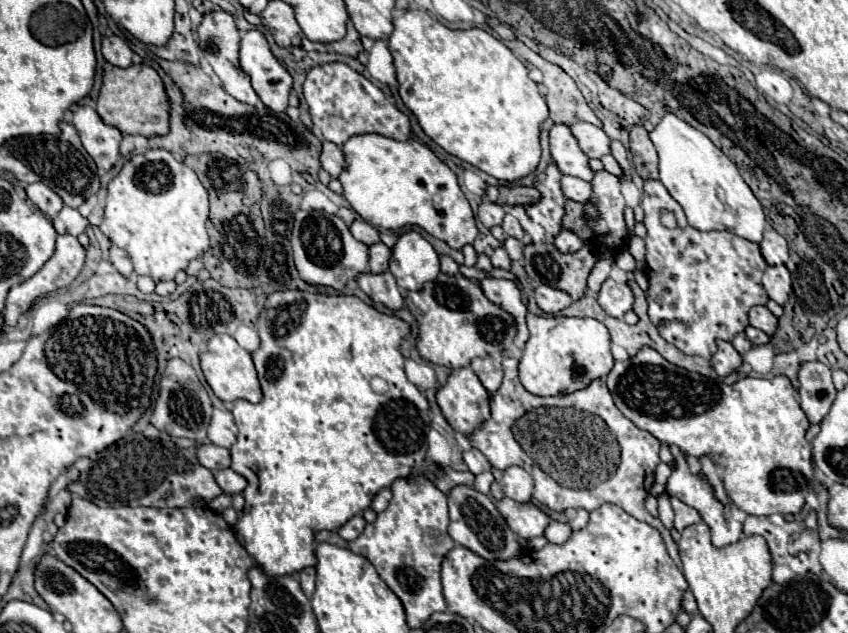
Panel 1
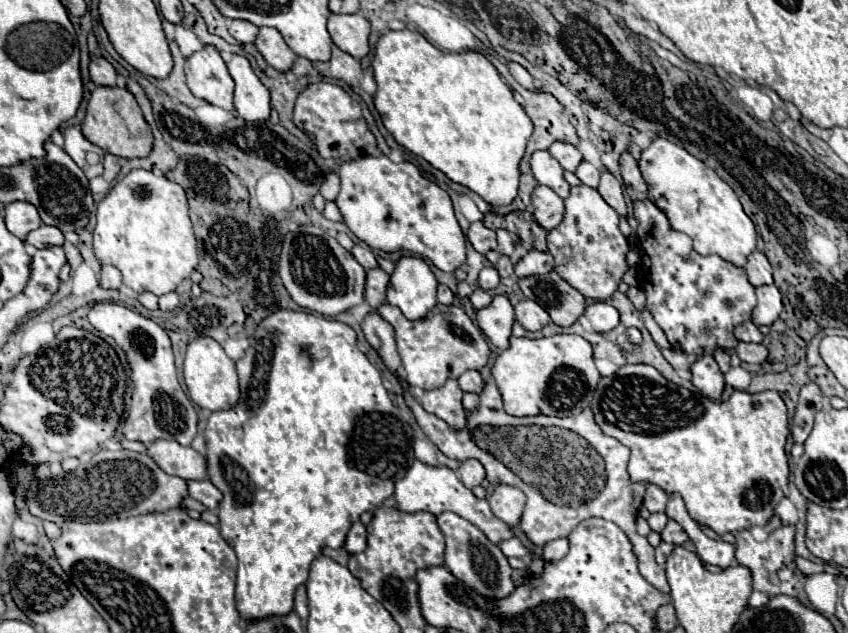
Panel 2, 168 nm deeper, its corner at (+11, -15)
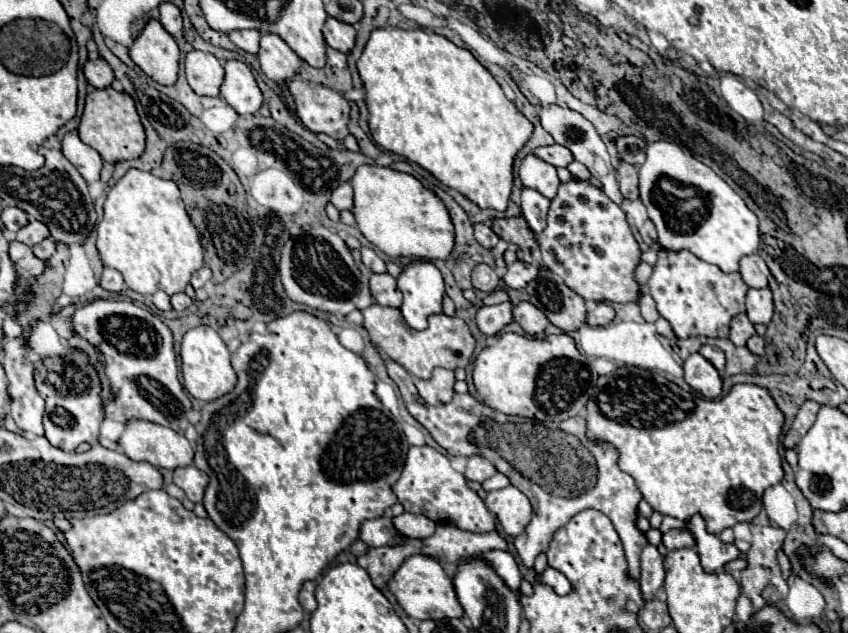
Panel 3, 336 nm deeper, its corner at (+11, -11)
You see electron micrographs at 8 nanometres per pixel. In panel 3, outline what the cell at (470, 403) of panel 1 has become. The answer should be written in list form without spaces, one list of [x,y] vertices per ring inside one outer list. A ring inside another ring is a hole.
[[[435,368],[435,372],[431,374],[431,378],[427,380],[417,380],[417,390],[421,394],[421,398],[427,404],[437,404],[437,402],[449,402],[453,398],[453,384],[455,384],[455,376],[451,370],[445,368]]]

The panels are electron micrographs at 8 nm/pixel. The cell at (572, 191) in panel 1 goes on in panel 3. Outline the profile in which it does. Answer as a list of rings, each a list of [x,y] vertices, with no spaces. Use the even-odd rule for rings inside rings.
[[[523,188],[521,192],[521,216],[527,220],[527,226],[539,234],[547,226],[547,210],[549,200],[541,196],[537,190]]]

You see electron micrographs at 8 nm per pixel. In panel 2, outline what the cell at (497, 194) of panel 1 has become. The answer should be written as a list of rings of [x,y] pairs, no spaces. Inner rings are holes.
[[[515,210],[505,216],[487,212],[483,218],[483,224],[491,230],[505,228],[513,236],[519,236],[523,242],[531,244],[535,250],[543,250],[543,252],[547,250],[547,232],[543,228],[539,228],[535,216],[531,216],[531,212],[527,212],[527,210]]]

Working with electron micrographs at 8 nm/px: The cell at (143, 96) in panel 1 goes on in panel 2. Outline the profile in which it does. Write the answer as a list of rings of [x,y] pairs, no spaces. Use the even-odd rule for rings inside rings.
[[[97,86],[91,92],[89,104],[87,104],[87,116],[83,120],[83,134],[89,142],[101,146],[105,152],[111,152],[123,158],[143,158],[153,148],[151,128],[145,122],[135,96],[127,88]]]

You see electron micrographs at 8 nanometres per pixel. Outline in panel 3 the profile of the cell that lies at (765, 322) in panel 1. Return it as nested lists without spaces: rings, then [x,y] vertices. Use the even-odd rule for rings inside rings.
[[[739,314],[731,320],[729,324],[729,340],[735,344],[735,346],[745,346],[747,340],[755,334],[755,328],[751,324],[751,320],[747,318],[747,314]]]

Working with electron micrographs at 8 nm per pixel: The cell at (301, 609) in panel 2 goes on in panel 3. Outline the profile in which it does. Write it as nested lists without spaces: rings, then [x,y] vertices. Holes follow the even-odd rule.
[[[305,582],[303,588],[301,588],[301,594],[299,594],[299,600],[301,600],[301,606],[309,612],[313,612],[317,608],[317,602],[315,602],[315,588],[317,588],[317,582]]]

